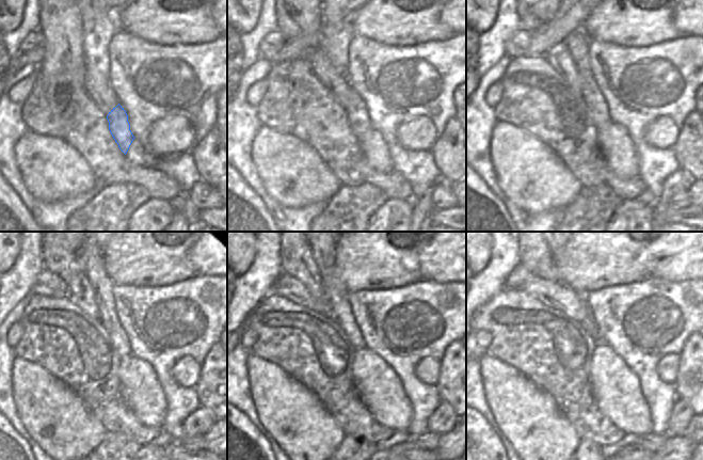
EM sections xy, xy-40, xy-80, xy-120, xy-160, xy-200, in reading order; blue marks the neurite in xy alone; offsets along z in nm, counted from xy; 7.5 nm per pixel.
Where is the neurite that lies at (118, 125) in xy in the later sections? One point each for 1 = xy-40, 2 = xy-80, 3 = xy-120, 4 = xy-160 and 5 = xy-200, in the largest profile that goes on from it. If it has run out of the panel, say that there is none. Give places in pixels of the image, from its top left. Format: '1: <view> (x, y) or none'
1: xy-40 (357, 115)
2: xy-80 (597, 108)
3: xy-120 (101, 284)
4: xy-160 (323, 253)
5: xy-200 (553, 253)

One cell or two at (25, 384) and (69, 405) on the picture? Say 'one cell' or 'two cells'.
one cell

